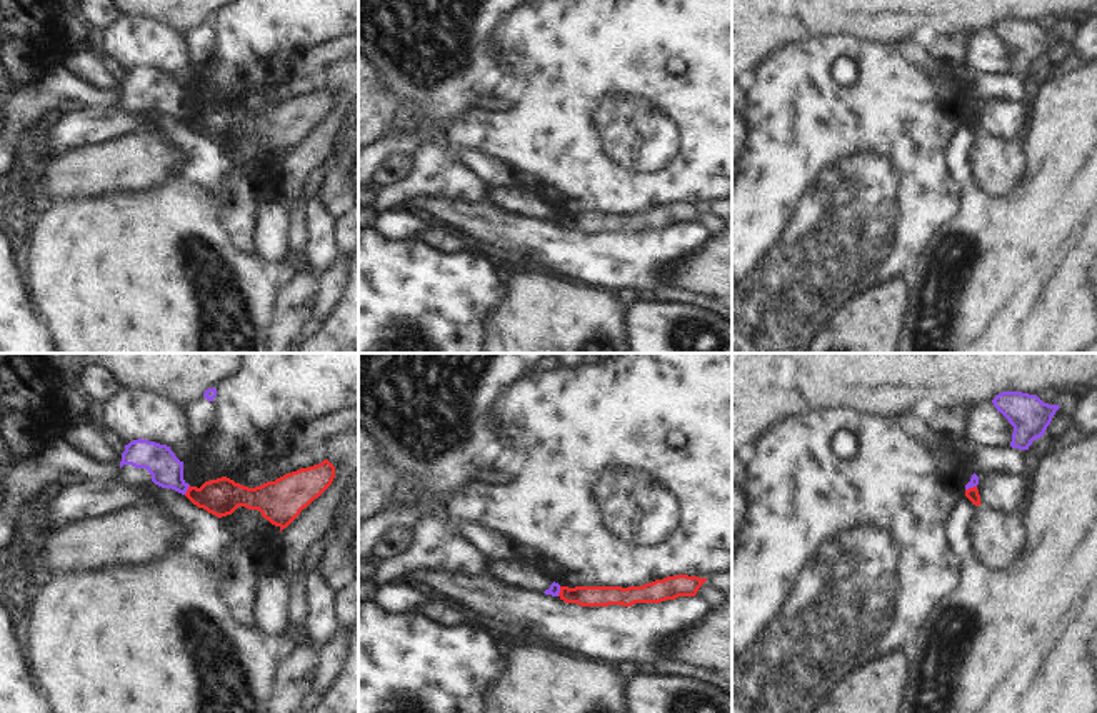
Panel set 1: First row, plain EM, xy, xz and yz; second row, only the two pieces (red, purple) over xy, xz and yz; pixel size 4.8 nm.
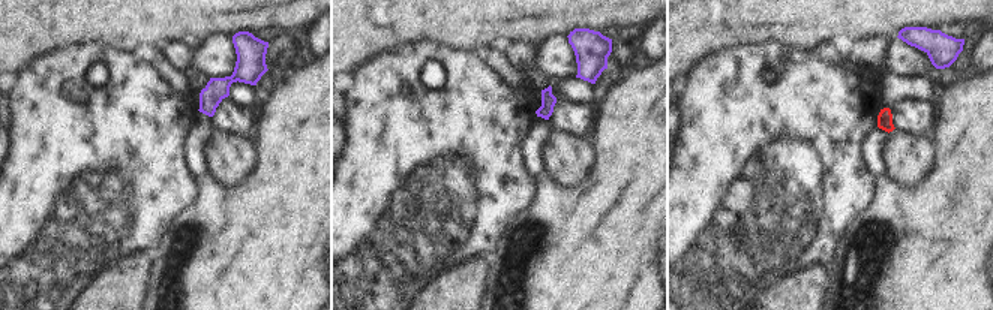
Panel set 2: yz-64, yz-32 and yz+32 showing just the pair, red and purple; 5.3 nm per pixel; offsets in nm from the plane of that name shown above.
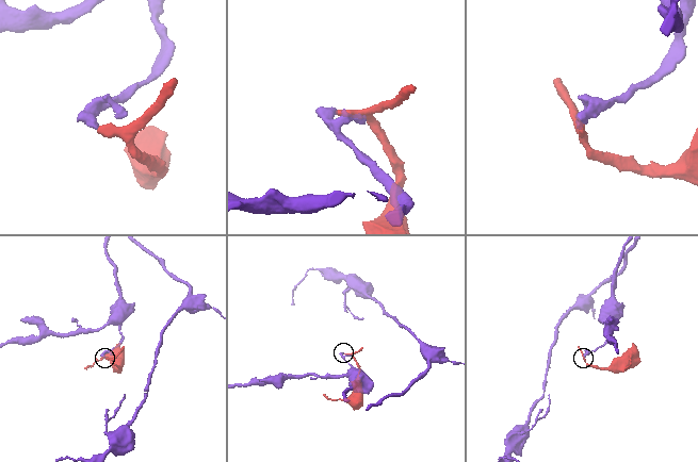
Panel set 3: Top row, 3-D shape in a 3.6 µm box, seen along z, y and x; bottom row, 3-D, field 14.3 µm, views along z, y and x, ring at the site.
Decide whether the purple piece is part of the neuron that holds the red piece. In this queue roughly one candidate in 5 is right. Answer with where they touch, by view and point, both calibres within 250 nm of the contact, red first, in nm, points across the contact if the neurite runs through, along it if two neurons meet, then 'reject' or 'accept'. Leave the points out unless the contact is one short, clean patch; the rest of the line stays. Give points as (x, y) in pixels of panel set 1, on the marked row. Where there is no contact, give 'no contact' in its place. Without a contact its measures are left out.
xy (187, 490) | 180/160 nm | along xy (189, 485), (184, 493) | reject

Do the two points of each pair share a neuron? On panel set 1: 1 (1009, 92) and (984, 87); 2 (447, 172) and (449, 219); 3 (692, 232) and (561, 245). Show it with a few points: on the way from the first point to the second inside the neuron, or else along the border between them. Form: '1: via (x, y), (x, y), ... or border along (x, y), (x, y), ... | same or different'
1: via (1002, 89), (991, 87) | same
2: border along (409, 200), (434, 197), (484, 202), (487, 205) | different
3: via (659, 250), (594, 250) | same

